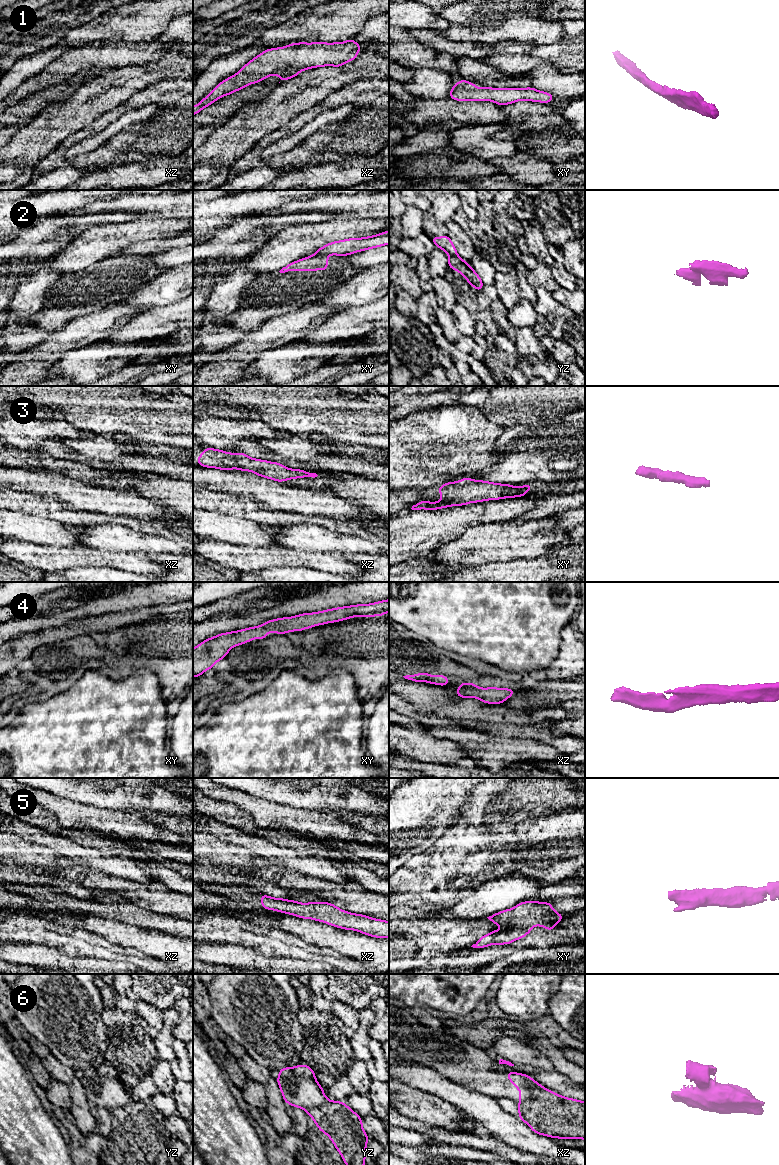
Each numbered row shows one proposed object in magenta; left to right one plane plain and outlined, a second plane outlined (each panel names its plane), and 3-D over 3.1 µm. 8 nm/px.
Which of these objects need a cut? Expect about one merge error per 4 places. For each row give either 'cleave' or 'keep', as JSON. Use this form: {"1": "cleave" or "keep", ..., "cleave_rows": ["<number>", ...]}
{"1": "keep", "2": "cleave", "3": "keep", "4": "keep", "5": "keep", "6": "cleave", "cleave_rows": ["2", "6"]}

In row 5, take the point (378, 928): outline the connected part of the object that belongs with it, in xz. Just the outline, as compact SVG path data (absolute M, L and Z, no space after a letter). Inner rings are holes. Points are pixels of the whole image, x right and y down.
M261 894L260 904L267 910L275 910L303 919L313 919L345 930L355 930L370 937L389 938L389 921L350 913L332 903L301 903Z

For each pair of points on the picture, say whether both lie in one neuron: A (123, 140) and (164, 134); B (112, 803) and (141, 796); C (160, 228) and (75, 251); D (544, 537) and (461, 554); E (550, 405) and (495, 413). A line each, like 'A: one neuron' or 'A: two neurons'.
A: one neuron
B: one neuron
C: one neuron
D: one neuron
E: one neuron

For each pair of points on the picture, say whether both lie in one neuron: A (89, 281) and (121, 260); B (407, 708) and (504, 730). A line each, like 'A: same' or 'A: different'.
A: same
B: different

